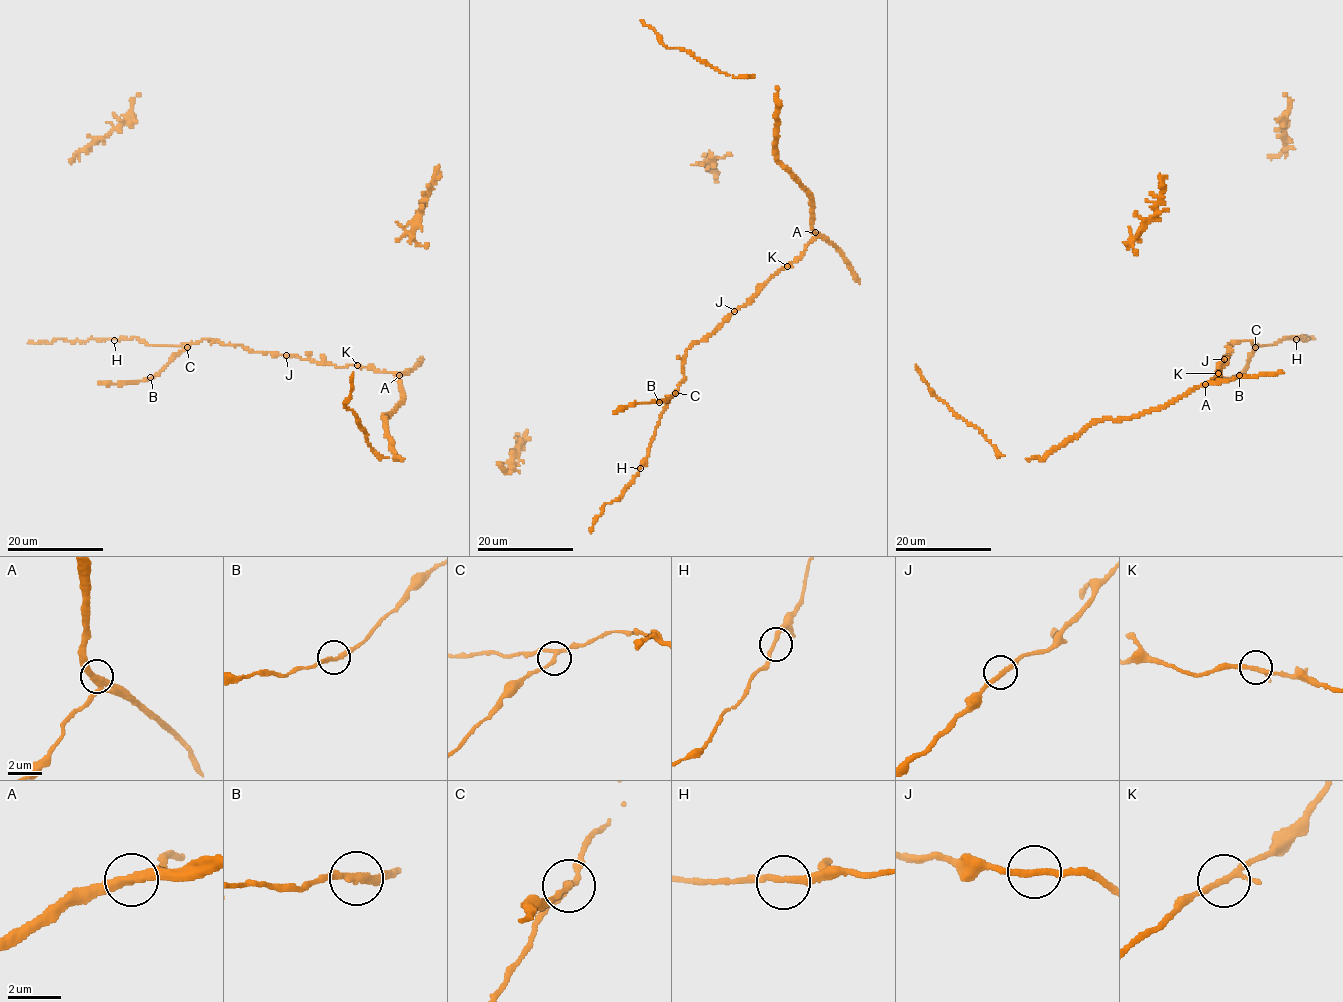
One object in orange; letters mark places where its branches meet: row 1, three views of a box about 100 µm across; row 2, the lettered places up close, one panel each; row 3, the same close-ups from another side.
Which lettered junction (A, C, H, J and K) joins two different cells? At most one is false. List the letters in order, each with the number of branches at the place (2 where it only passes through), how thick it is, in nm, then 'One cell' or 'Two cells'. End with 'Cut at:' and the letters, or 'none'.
A: Branches: 3. Thickness 320 nm. One cell
C: Branches: 3. Thickness 200 nm. Two cells
H: Branches: 2. Thickness 220 nm. One cell
J: Branches: 2. Thickness 260 nm. One cell
K: Branches: 3. Thickness 200 nm. One cell
Cut at: C

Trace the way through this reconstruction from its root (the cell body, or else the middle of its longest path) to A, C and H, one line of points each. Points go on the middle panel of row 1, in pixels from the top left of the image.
A: (735, 312), (748, 303), (769, 279), (802, 254), (815, 232)
C: (735, 312), (712, 333), (694, 342), (687, 350), (683, 366), (685, 378), (675, 393)
H: (735, 312), (712, 333), (694, 342), (687, 350), (683, 366), (685, 378), (663, 413), (649, 454), (640, 468)

